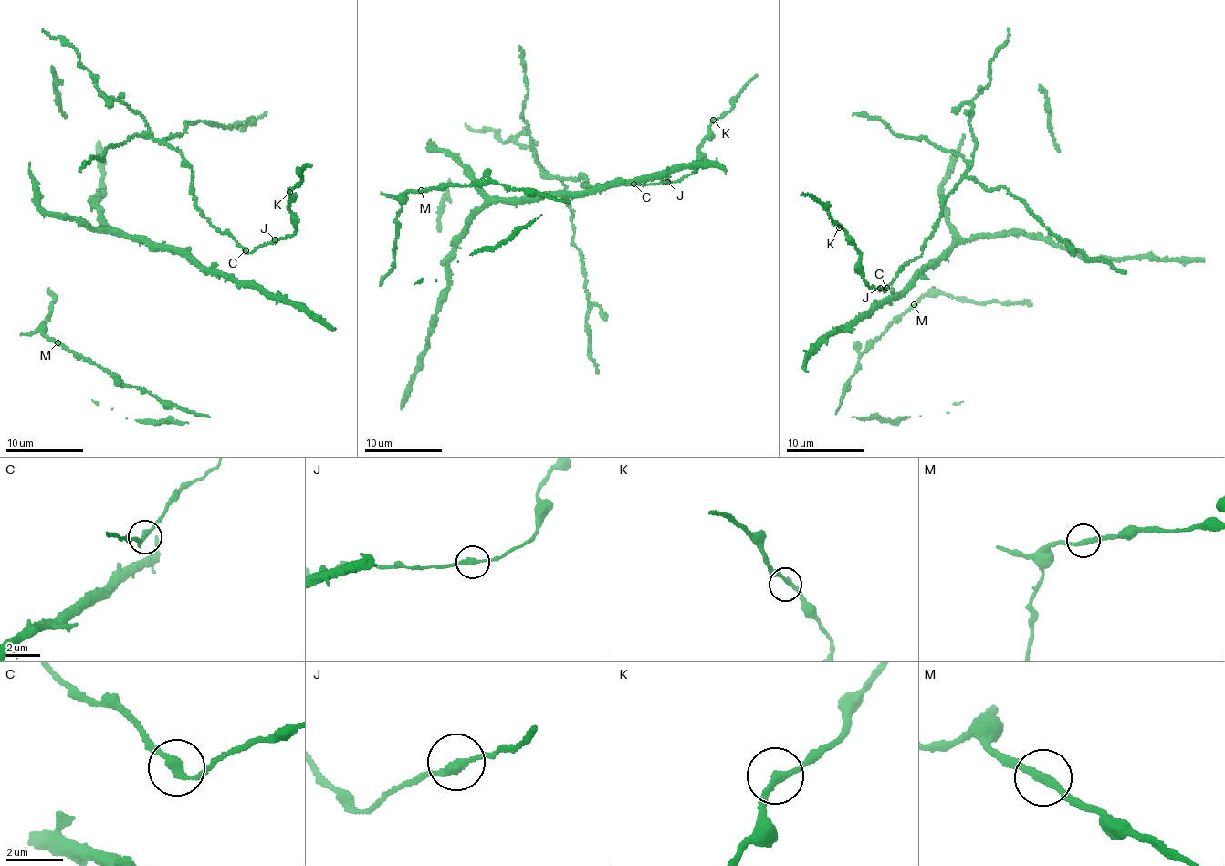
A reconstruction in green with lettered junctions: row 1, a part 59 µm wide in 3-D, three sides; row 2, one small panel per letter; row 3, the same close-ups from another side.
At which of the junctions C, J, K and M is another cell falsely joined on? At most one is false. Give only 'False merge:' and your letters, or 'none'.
False merge: C

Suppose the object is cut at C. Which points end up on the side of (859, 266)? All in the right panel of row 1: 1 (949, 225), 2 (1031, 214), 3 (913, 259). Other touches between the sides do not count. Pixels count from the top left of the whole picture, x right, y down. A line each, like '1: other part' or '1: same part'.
1: same part
2: other part
3: other part

